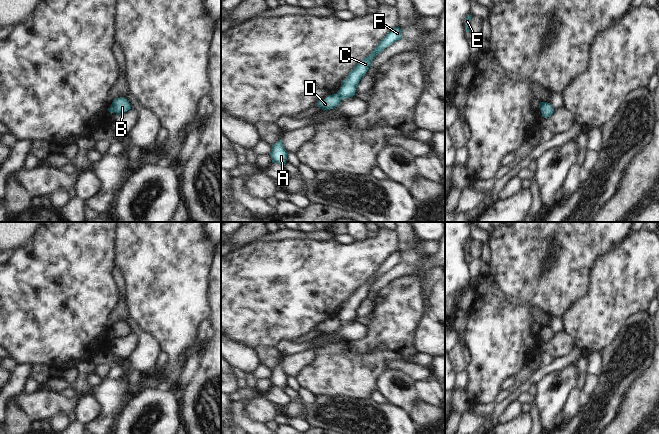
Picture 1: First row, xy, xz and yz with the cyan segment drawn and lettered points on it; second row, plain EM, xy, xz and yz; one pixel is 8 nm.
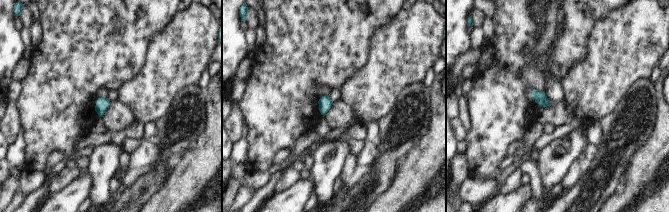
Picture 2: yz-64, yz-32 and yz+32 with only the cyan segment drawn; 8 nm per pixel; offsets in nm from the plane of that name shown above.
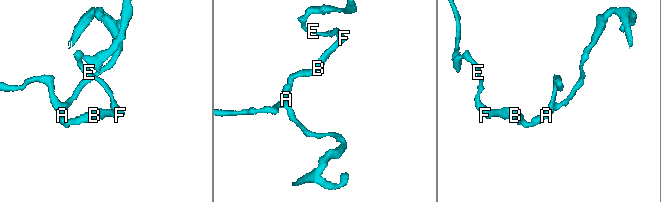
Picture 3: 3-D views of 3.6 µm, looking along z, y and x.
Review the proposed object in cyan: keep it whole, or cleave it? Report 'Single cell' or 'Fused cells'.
Fused cells

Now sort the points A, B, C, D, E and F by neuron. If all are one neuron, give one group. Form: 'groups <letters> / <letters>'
groups A D / B C E F

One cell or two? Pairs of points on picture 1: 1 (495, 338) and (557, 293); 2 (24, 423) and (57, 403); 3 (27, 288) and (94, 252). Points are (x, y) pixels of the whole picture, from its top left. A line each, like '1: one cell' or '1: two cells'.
1: one cell
2: two cells
3: one cell

